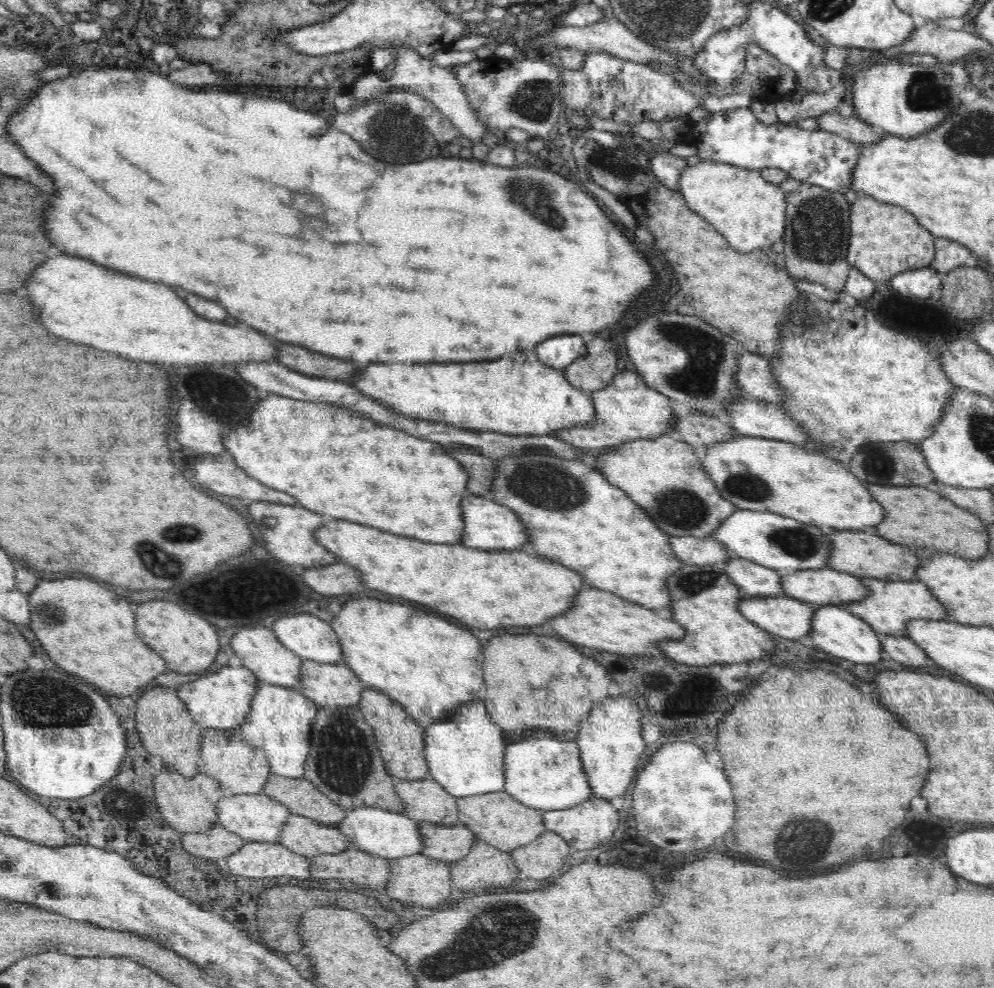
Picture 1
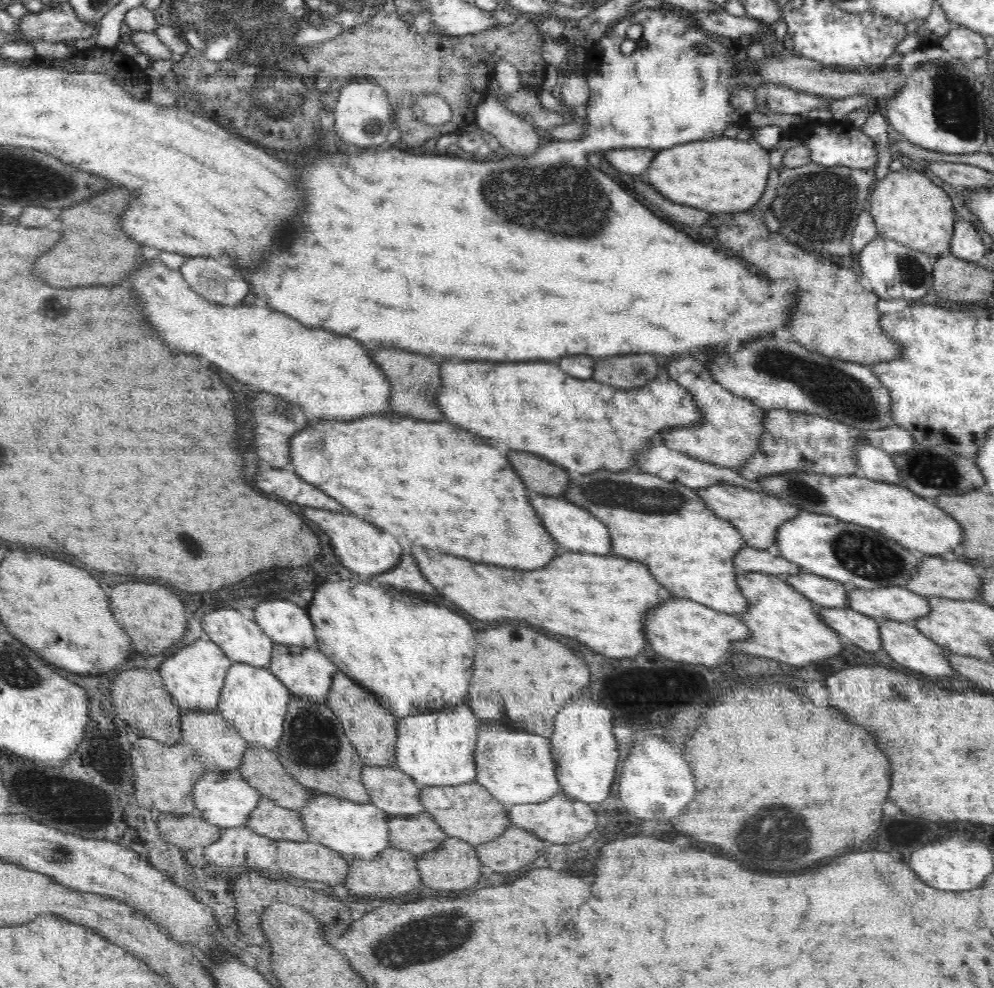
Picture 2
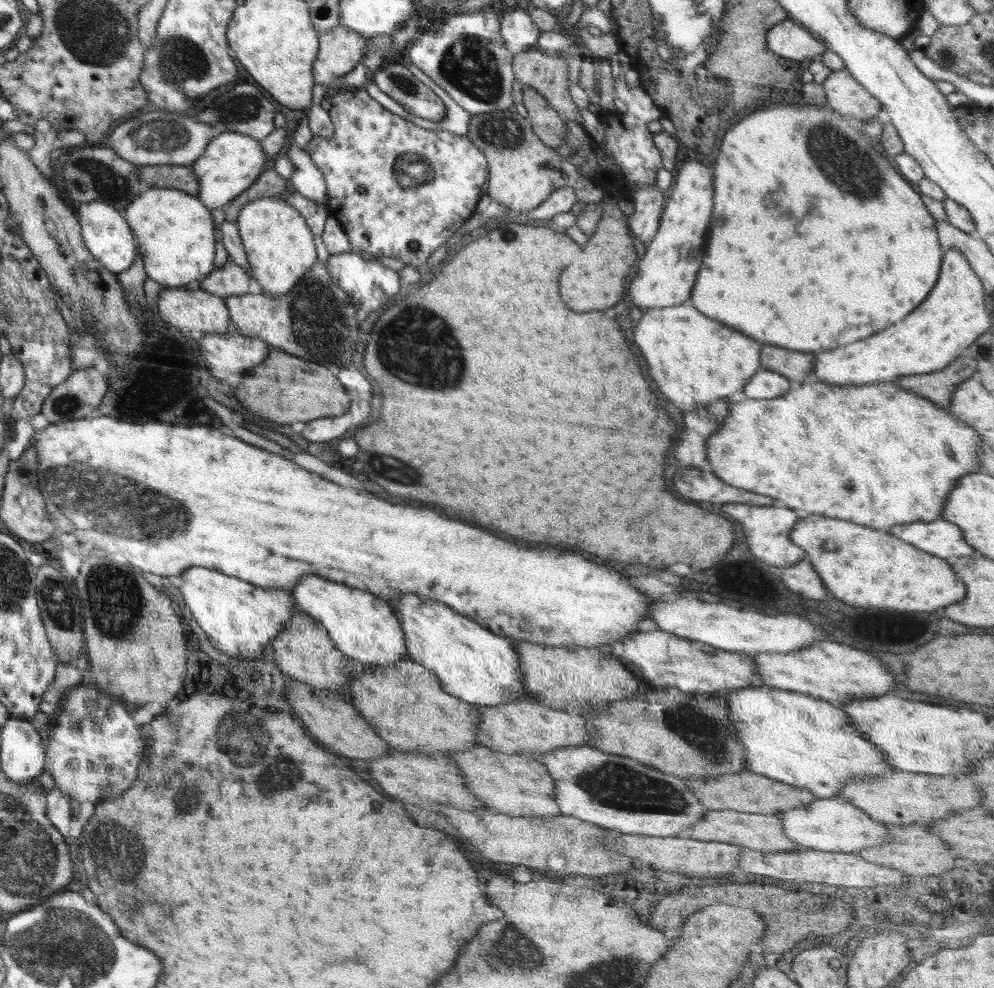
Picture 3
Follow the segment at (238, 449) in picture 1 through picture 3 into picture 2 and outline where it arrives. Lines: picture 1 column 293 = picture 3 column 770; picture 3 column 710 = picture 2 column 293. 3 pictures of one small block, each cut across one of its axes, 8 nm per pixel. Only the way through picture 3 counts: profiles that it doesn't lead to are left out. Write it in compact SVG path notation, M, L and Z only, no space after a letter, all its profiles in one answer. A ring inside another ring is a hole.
M376 413L361 419L353 421L314 421L316 426L310 426L306 430L300 430L298 434L292 436L290 440L290 460L294 462L294 472L304 480L310 482L314 486L318 486L320 490L324 490L328 496L332 496L334 500L338 500L342 506L346 506L348 510L360 514L362 518L366 518L370 524L376 524L378 528L386 530L388 534L394 534L394 538L398 538L400 546L426 546L430 550L436 550L440 554L454 554L460 558L468 558L474 560L474 563L488 562L488 564L496 564L496 566L506 566L506 568L516 568L516 570L534 570L534 568L542 568L546 566L554 556L558 555L558 548L554 544L554 539L548 536L545 526L538 520L534 508L528 504L528 496L524 490L524 484L520 482L520 478L516 476L516 472L510 468L506 456L502 456L495 446L488 446L478 442L481 440L474 433L468 432L466 429L458 425L450 424L448 421L424 421L400 417L392 414Z

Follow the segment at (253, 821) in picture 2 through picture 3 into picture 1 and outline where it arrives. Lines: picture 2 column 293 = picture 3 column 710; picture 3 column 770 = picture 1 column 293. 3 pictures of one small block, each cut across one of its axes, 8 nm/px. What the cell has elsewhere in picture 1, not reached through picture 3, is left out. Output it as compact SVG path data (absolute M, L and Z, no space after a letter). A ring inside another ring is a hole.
M290 814L278 842L305 857L340 854L350 849L348 837L336 825L323 825L314 819Z

